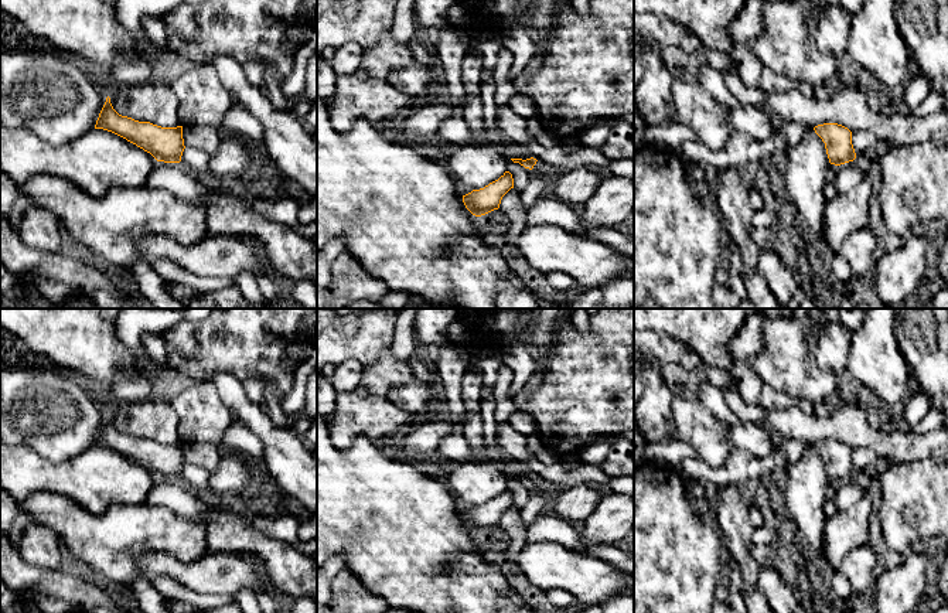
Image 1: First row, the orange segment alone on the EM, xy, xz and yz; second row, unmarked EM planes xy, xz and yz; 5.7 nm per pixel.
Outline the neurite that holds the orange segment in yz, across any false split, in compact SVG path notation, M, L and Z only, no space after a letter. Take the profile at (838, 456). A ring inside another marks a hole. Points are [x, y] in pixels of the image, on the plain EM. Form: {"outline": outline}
{"outline": "M823 440L814 445L815 450L825 460L831 481L840 483L856 476L852 462L852 449L838 440Z"}

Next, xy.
{"outline": "M109 413L99 430L95 446L103 446L126 456L150 470L157 479L180 480L185 466L183 443L161 445L150 439L122 433L113 426Z"}

